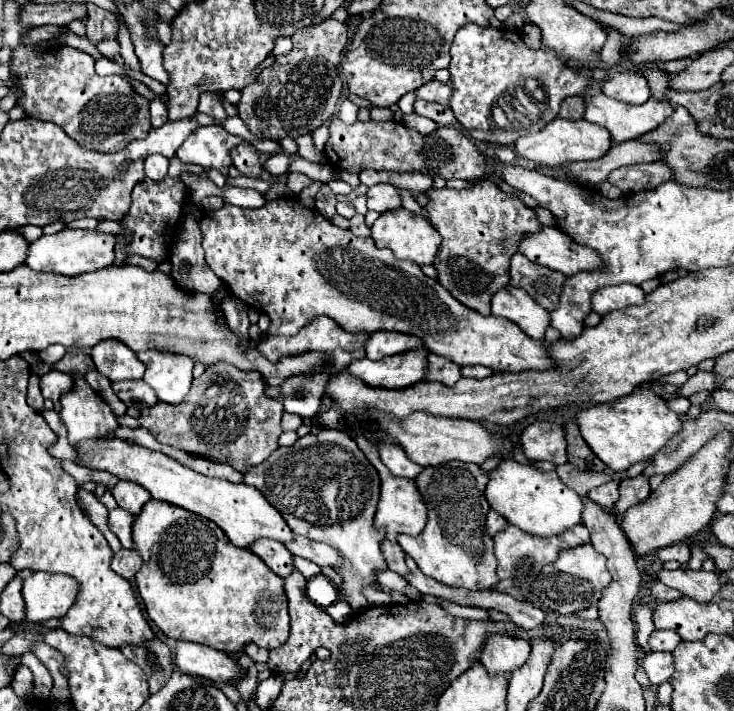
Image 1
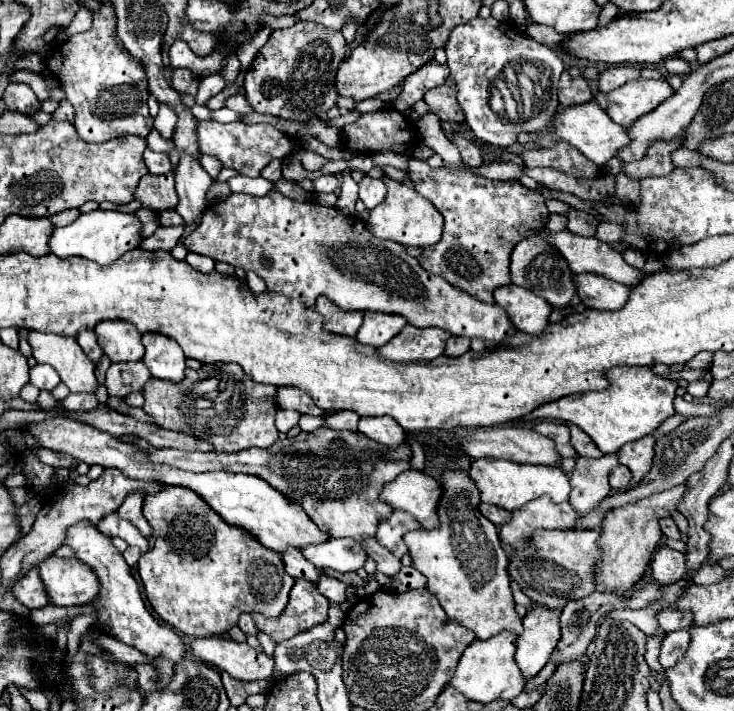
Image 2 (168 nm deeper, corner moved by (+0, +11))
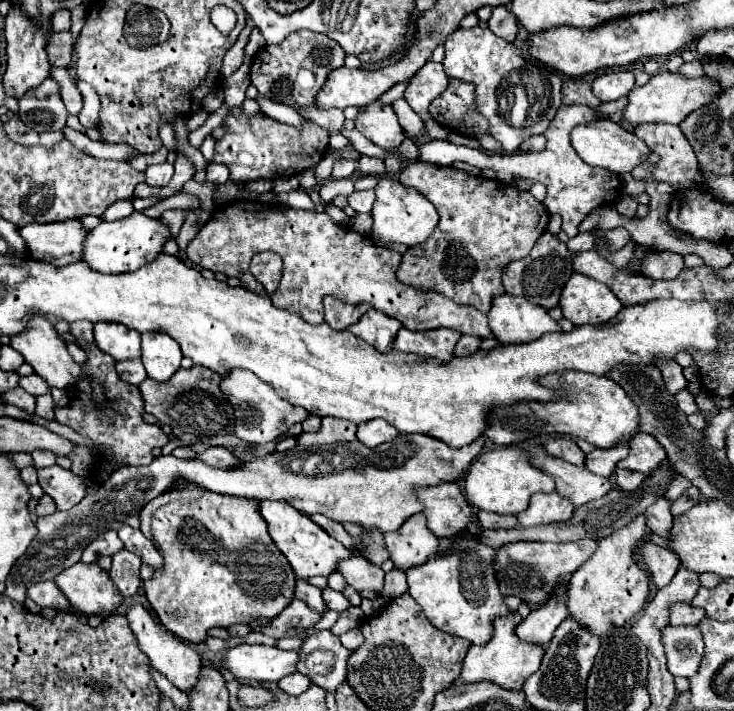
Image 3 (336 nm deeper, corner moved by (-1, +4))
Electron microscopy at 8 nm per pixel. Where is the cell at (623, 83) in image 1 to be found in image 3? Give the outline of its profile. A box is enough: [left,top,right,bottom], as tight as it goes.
[593,71,635,101]

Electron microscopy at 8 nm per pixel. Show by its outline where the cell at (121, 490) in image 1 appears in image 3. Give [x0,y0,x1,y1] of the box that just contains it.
[119,525,163,571]

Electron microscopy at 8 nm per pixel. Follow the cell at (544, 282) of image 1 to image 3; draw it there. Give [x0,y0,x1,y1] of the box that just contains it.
[501,231,573,309]

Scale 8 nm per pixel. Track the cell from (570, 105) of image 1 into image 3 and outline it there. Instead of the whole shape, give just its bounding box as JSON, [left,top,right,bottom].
[563,79,601,107]

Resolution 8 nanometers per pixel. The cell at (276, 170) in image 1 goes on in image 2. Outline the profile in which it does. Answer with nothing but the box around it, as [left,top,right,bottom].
[262,160,282,182]

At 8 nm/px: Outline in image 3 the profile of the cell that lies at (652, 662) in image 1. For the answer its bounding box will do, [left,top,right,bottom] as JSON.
[661,625,703,677]

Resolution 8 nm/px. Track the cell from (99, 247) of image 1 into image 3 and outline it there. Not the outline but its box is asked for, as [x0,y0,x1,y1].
[83,211,171,273]

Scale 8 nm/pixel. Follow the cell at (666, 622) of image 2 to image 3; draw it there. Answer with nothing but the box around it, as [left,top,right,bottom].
[669,603,705,625]

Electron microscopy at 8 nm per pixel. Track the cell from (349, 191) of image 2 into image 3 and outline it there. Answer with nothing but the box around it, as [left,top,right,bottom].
[331,160,357,179]

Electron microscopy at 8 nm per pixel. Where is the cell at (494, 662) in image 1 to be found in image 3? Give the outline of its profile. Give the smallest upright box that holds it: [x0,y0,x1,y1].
[407,531,509,645]

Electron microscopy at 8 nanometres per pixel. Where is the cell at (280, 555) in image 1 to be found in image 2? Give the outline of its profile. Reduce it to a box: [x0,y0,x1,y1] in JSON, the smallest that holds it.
[282,548,318,582]

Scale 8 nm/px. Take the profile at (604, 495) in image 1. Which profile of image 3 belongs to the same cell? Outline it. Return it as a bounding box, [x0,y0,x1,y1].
[615,469,647,491]

